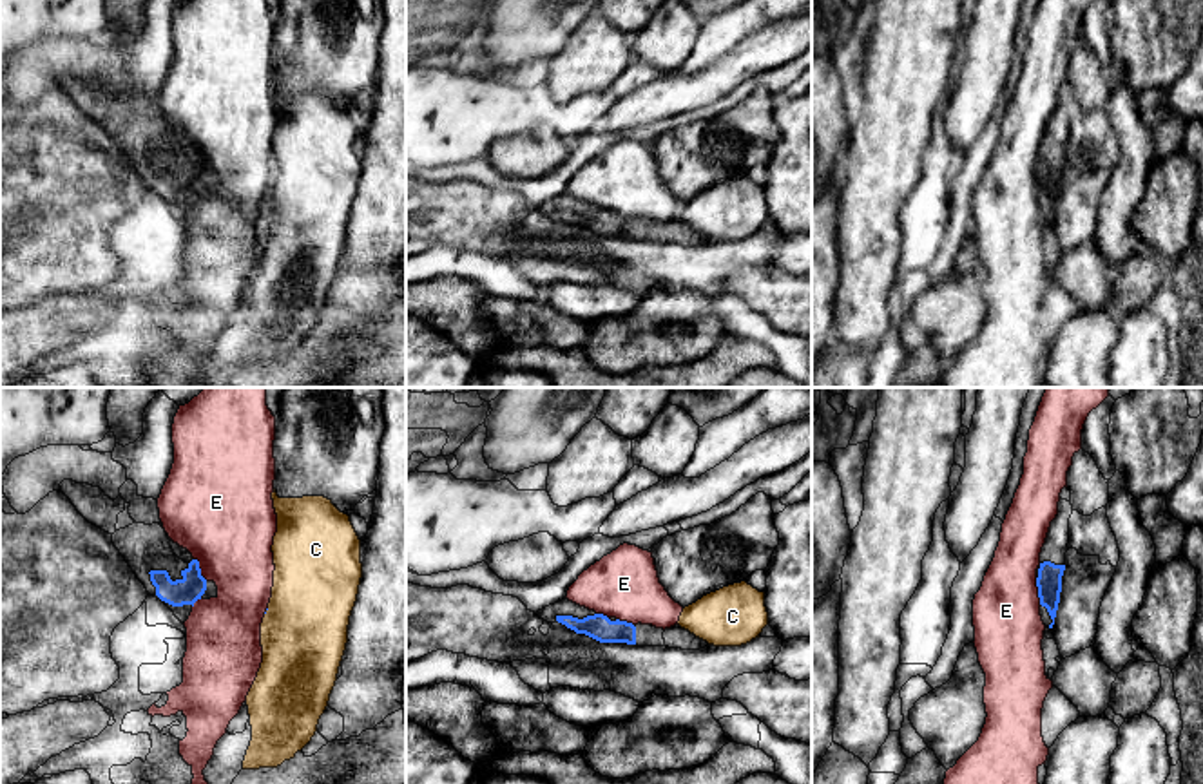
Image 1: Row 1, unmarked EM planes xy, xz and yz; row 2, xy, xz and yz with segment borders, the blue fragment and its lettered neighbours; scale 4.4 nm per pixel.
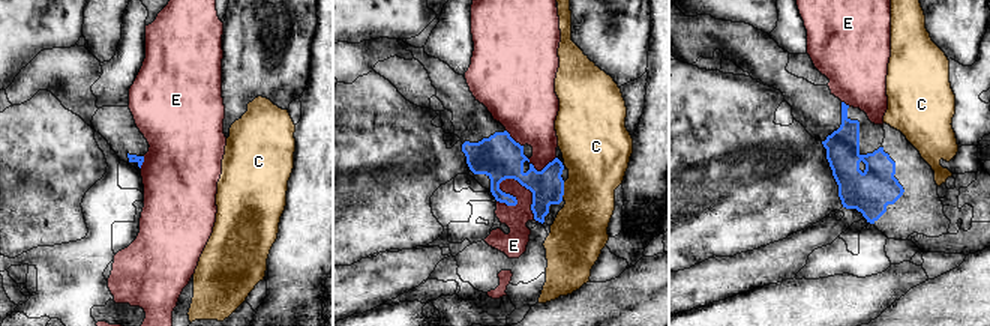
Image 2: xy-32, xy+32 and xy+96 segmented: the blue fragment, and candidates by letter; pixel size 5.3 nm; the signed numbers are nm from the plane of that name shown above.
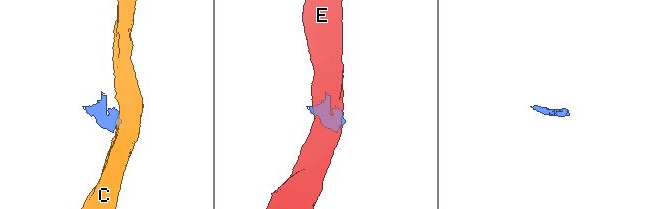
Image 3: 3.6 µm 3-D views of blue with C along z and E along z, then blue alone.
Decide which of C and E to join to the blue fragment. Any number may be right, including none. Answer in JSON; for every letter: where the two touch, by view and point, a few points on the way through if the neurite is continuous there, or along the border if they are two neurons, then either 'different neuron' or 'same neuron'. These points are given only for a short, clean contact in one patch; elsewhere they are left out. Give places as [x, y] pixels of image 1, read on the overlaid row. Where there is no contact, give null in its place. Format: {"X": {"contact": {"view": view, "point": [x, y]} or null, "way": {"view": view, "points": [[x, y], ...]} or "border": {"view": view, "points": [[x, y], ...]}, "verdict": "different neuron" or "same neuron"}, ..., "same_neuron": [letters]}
{"C": {"contact": null, "verdict": "different neuron"}, "E": {"contact": {"view": "yz", "point": [1039, 591]}, "verdict": "different neuron"}, "same_neuron": []}

